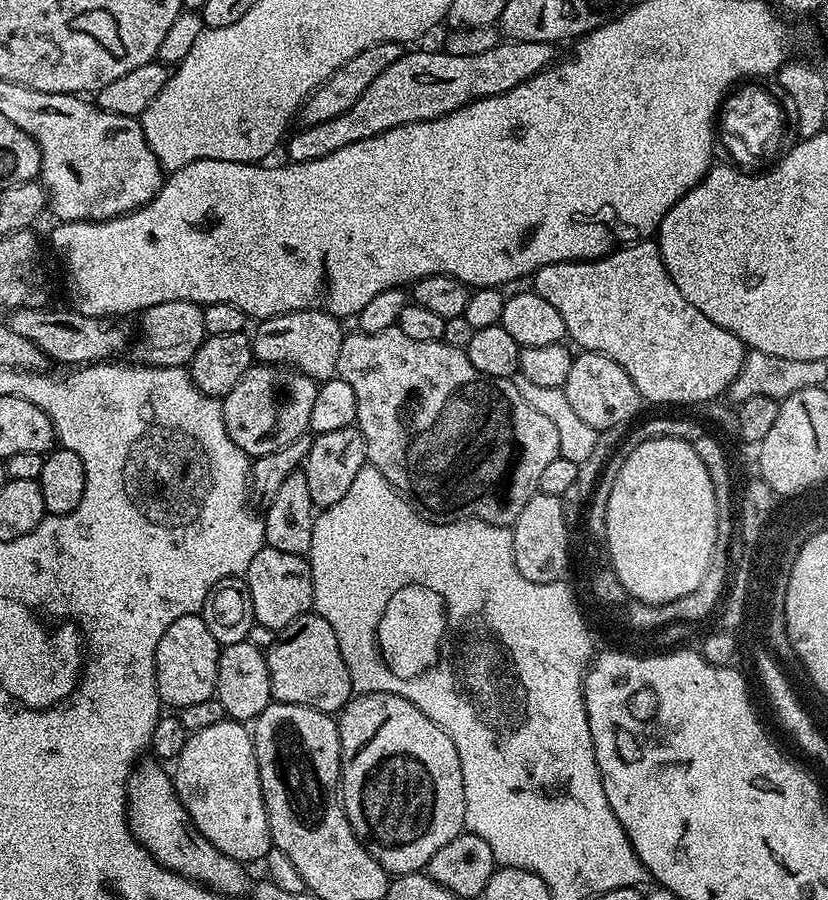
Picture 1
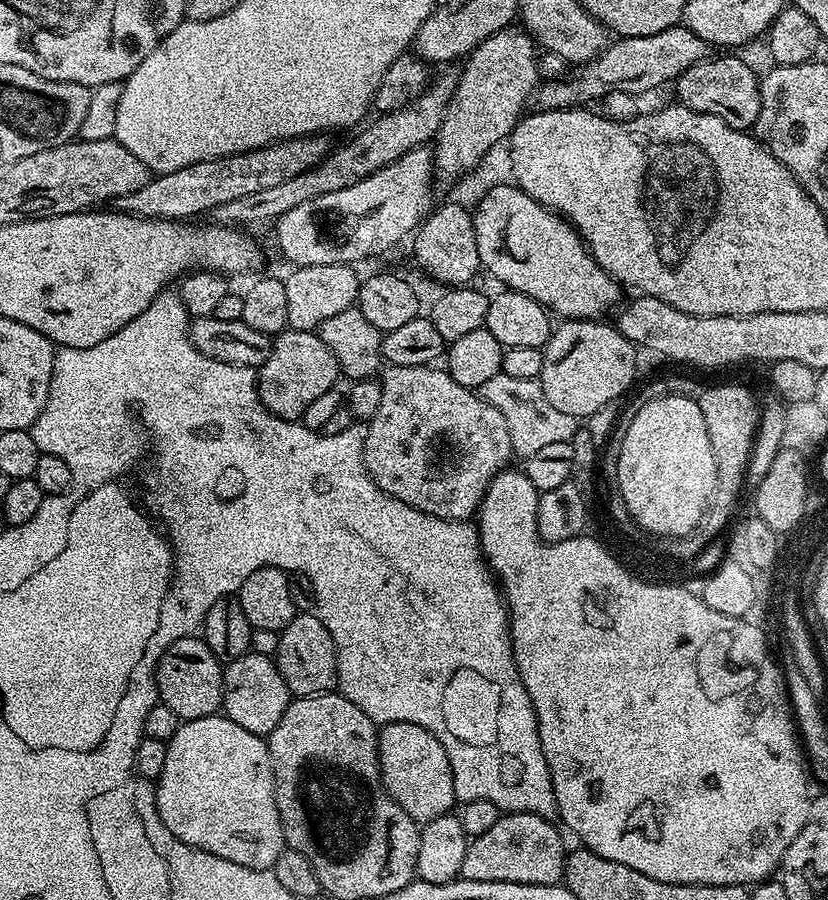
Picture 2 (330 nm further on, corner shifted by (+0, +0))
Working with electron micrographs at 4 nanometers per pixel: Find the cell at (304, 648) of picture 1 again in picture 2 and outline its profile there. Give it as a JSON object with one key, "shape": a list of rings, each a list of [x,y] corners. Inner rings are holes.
{"shape":[[[301,612],[281,630],[278,650],[274,657],[278,670],[286,682],[289,693],[293,697],[323,696],[325,692],[331,692],[337,687],[338,666],[336,665],[336,643],[330,638],[330,630],[321,622],[319,616],[312,612]]]}

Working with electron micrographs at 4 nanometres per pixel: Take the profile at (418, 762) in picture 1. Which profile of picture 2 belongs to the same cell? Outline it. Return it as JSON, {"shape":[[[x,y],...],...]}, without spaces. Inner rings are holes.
{"shape":[[[390,722],[383,725],[378,732],[378,754],[380,755],[380,777],[384,788],[414,818],[416,823],[423,826],[429,824],[434,818],[447,816],[457,807],[458,801],[454,794],[454,774],[450,766],[450,758],[446,758],[446,750],[430,730],[422,726],[414,726],[414,722]]]}

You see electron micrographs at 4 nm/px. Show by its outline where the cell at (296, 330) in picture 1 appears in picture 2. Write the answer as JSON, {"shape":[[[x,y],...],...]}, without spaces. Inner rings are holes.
{"shape":[[[327,264],[326,266],[293,267],[289,276],[283,277],[286,286],[286,318],[288,328],[293,332],[316,332],[334,314],[342,314],[342,310],[356,304],[356,295],[360,293],[361,277],[356,277],[357,269],[350,264]]]}

